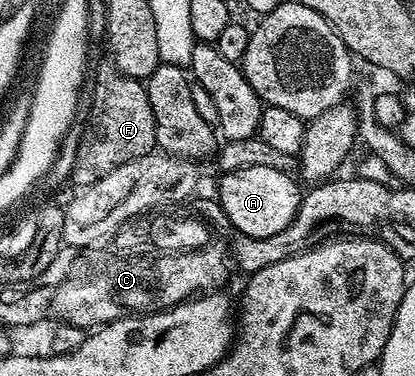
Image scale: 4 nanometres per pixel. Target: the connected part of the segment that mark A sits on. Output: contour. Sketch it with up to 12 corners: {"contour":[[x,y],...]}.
{"contour":[[272,167],[226,172],[217,202],[238,234],[293,221],[300,184]]}

